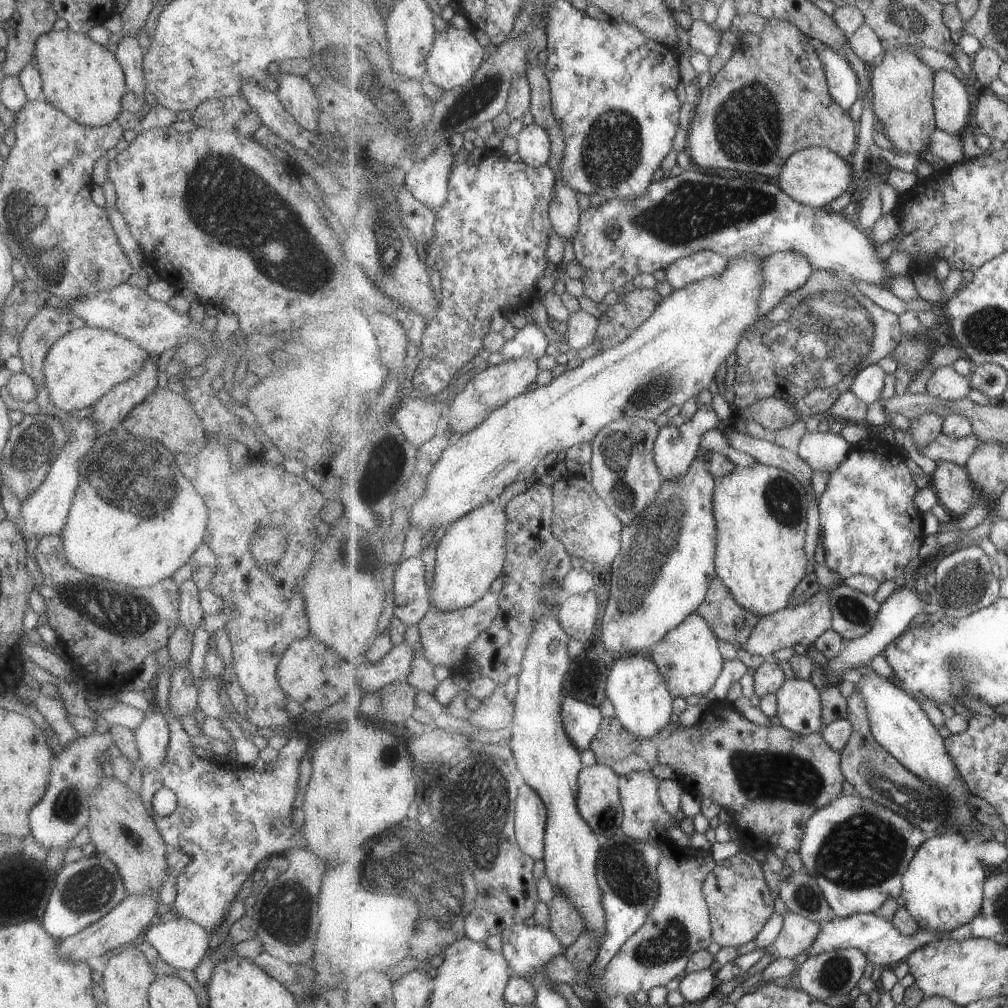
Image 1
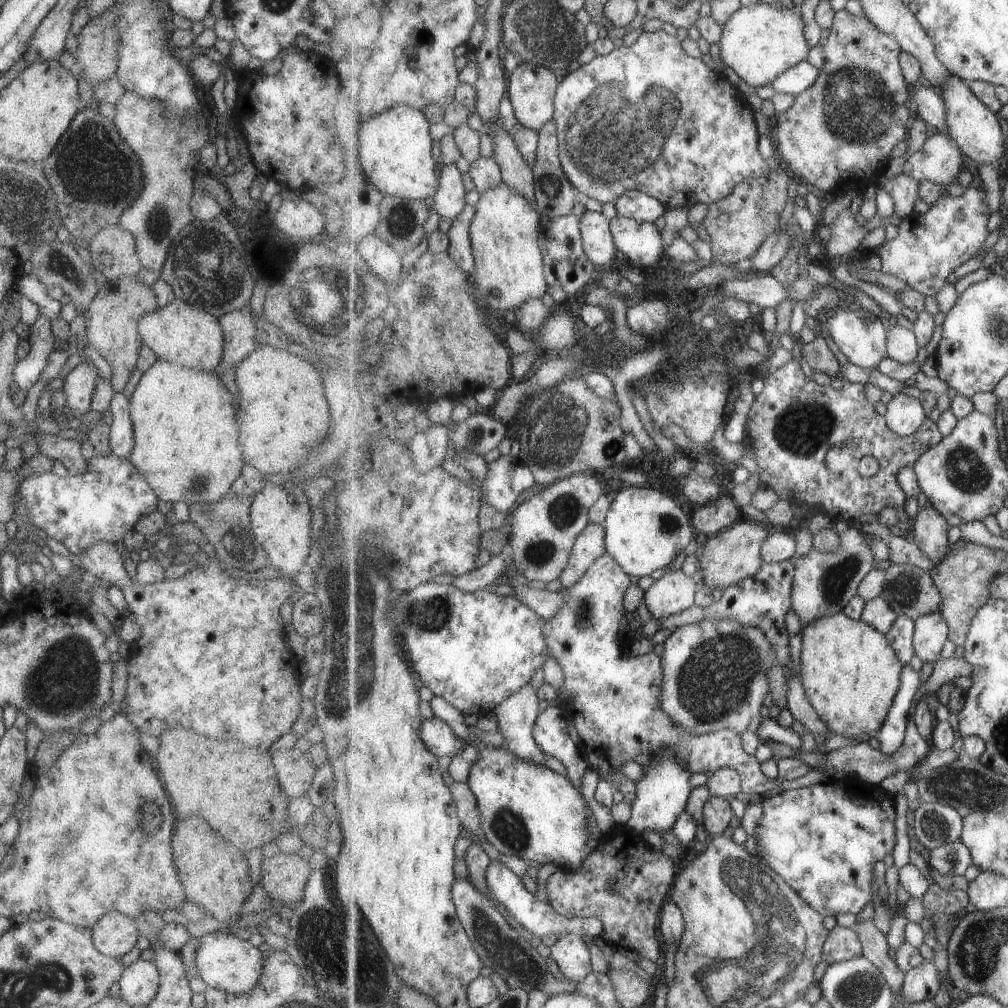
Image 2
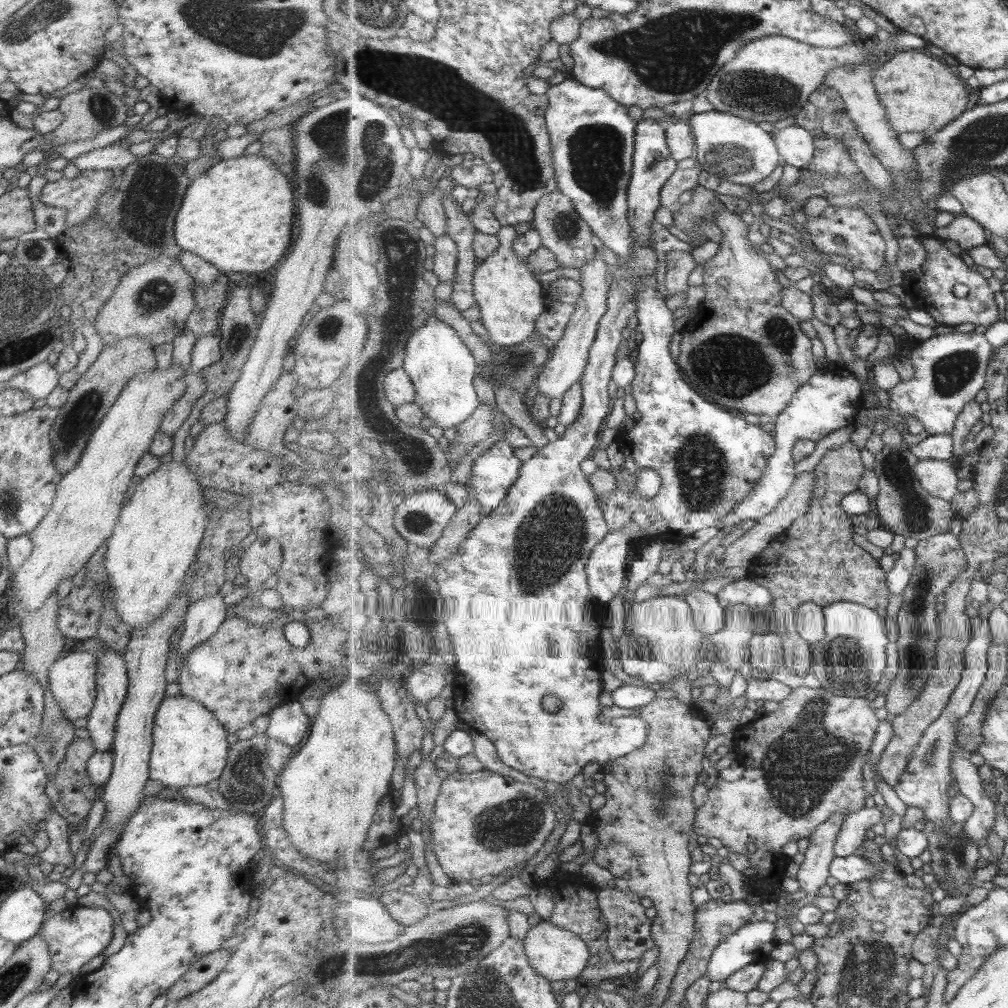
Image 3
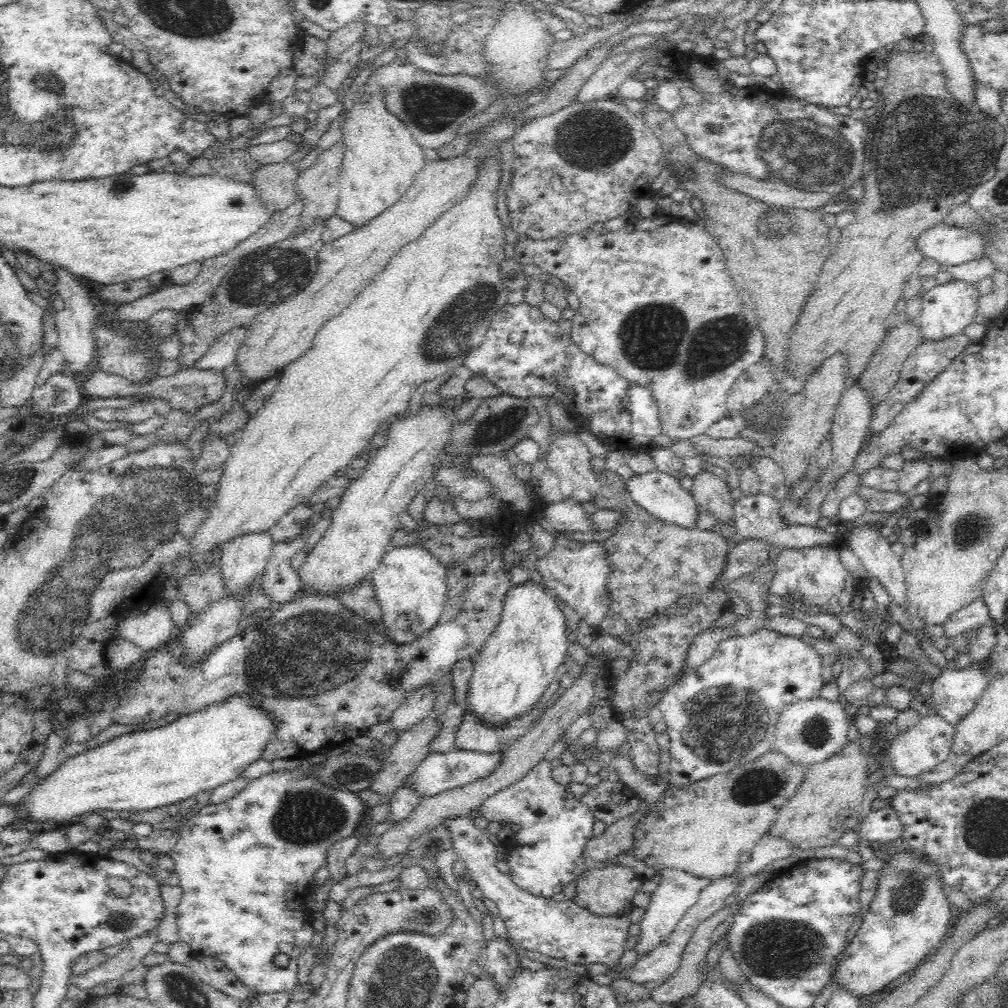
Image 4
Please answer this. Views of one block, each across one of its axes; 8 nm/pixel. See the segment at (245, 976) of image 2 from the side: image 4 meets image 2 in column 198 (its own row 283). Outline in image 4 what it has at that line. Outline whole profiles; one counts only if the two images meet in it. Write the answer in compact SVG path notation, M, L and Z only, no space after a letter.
M962 280L936 284L931 290L924 292L921 298L922 312L914 318L920 327L923 338L940 340L940 338L962 332L966 326L974 322L980 295L976 283L970 284Z

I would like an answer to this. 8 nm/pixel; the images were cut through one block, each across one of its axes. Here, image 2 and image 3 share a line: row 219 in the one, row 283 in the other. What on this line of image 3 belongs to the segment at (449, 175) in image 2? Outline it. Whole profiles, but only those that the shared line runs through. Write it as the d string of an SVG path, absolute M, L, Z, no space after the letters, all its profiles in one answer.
M448 233L441 238L436 238L433 243L436 248L434 274L441 283L451 283L457 275L458 264L458 244L449 236Z

